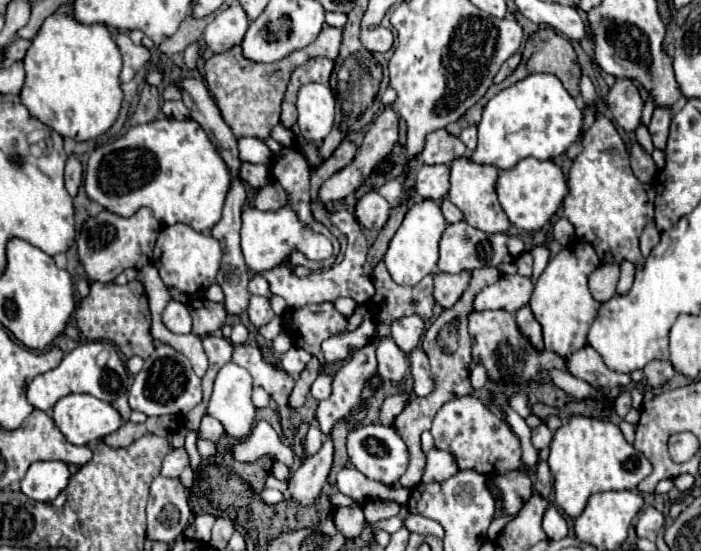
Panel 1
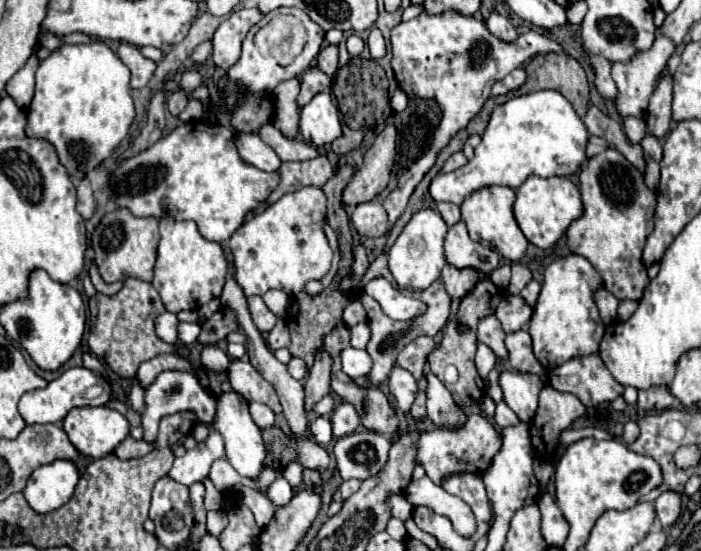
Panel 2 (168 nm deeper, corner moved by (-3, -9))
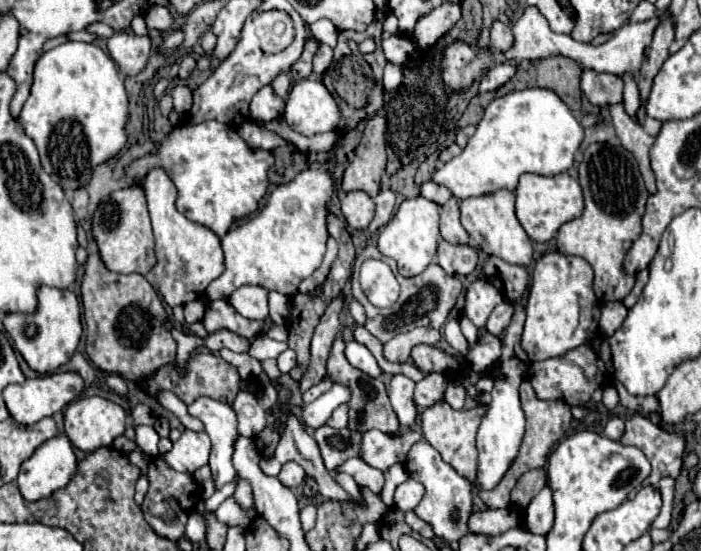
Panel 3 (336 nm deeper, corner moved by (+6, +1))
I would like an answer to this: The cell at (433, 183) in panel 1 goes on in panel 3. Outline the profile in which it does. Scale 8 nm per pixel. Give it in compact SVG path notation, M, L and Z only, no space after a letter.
M547 88L515 90L505 96L495 98L485 108L483 118L477 124L477 132L469 138L469 144L463 148L463 152L459 156L455 156L453 160L439 166L433 172L431 180L435 184L449 188L451 194L459 200L489 194L489 192L495 192L501 188L515 190L517 180L523 172L533 172L533 174L541 174L541 176L555 176L555 174L567 172L573 166L573 160L575 160L573 156L575 156L577 148L581 146L581 140L583 140L583 128L581 128L577 116L565 106L565 102L553 90L547 90Z

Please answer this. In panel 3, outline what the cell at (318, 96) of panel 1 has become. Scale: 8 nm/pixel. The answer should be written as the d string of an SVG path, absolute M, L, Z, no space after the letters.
M301 80L287 96L283 118L295 132L313 136L337 128L339 106L321 82Z

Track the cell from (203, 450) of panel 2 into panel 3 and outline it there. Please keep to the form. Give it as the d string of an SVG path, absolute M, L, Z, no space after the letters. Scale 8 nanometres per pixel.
M185 430L183 436L177 442L173 442L173 448L165 454L159 454L159 458L165 460L165 464L169 464L169 468L177 472L193 474L197 468L207 464L209 452L211 440L205 432Z

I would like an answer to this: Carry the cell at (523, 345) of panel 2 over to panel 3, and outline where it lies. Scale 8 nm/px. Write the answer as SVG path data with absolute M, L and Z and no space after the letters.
M481 332L477 344L473 346L473 350L469 348L469 354L465 356L465 360L475 372L491 368L491 364L497 364L499 358L501 358L501 338L489 332Z

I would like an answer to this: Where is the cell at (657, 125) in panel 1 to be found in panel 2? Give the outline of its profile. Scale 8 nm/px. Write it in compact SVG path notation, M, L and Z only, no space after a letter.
M662 76L656 90L650 96L648 112L646 112L646 126L648 132L656 138L662 138L672 122L672 76Z

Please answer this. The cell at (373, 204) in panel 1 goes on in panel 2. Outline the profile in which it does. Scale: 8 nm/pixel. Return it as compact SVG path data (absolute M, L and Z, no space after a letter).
M370 200L364 204L358 204L352 212L352 224L358 230L360 236L366 238L378 238L378 236L386 236L390 230L388 224L388 216L384 206L378 200Z

